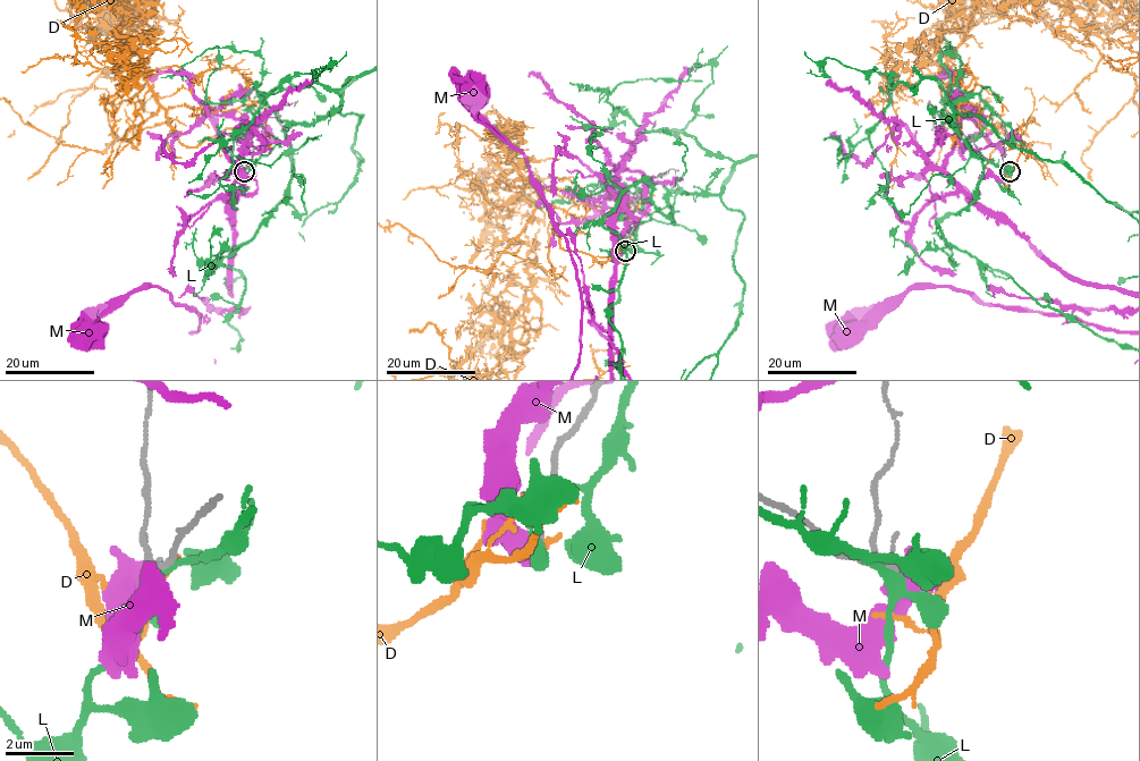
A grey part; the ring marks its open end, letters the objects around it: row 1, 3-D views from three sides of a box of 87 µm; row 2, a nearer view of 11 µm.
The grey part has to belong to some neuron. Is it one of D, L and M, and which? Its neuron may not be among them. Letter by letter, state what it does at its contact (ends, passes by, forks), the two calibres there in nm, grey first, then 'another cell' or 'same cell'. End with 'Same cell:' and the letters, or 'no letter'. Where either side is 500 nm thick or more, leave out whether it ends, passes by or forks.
D: it ends | 160/200 nm | another cell
L: it passes by | 100/380 nm | another cell
M: 130/550 nm | another cell
Same cell: no letter

